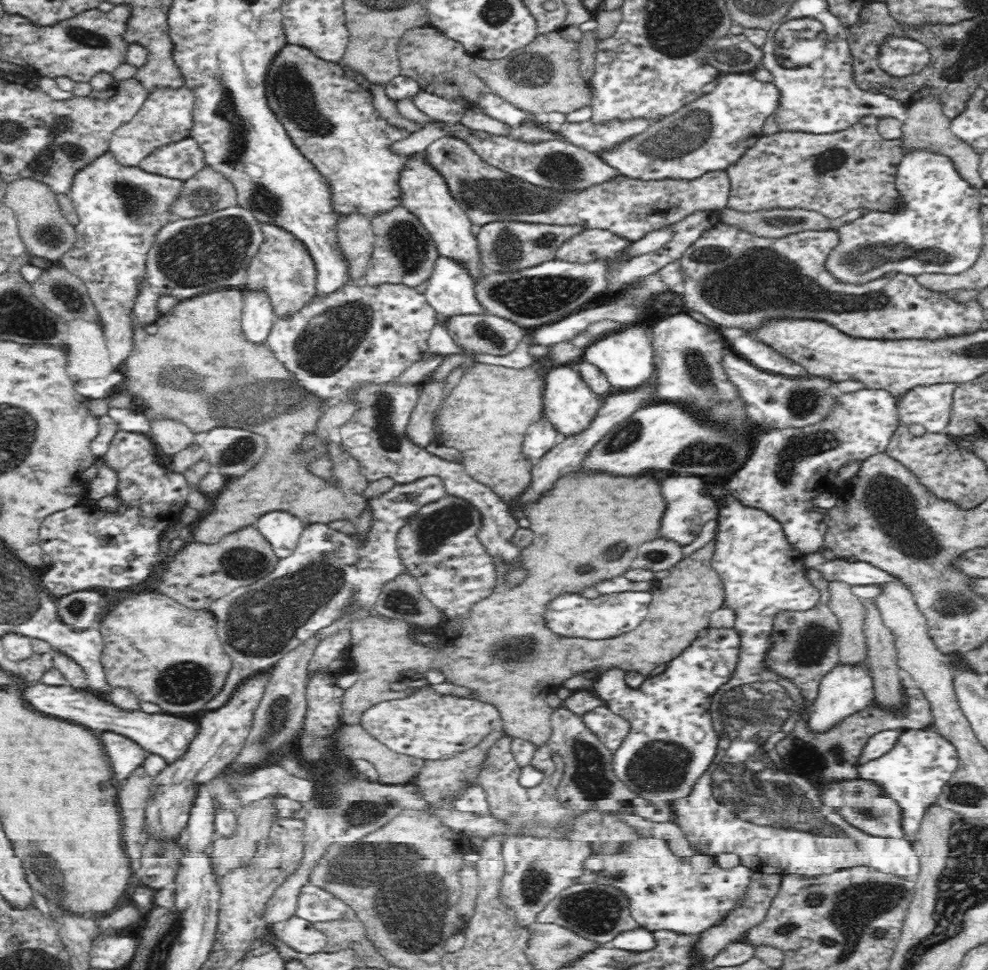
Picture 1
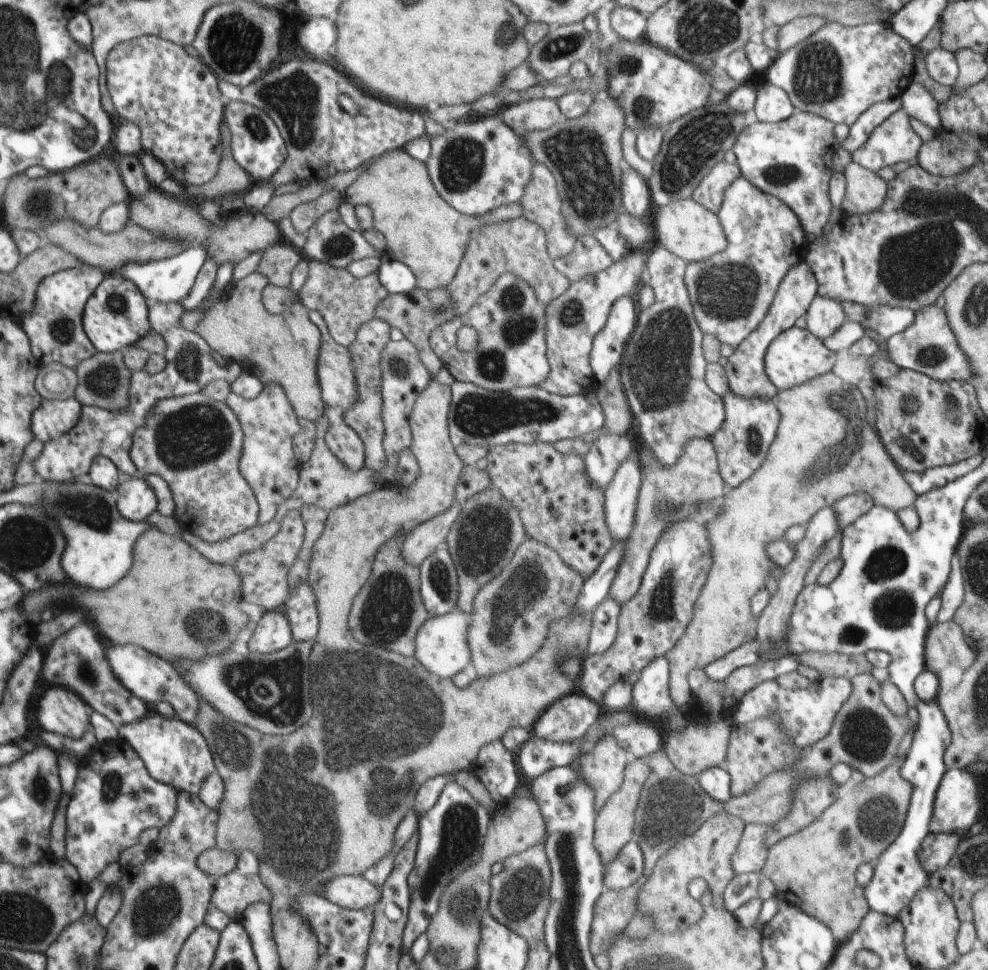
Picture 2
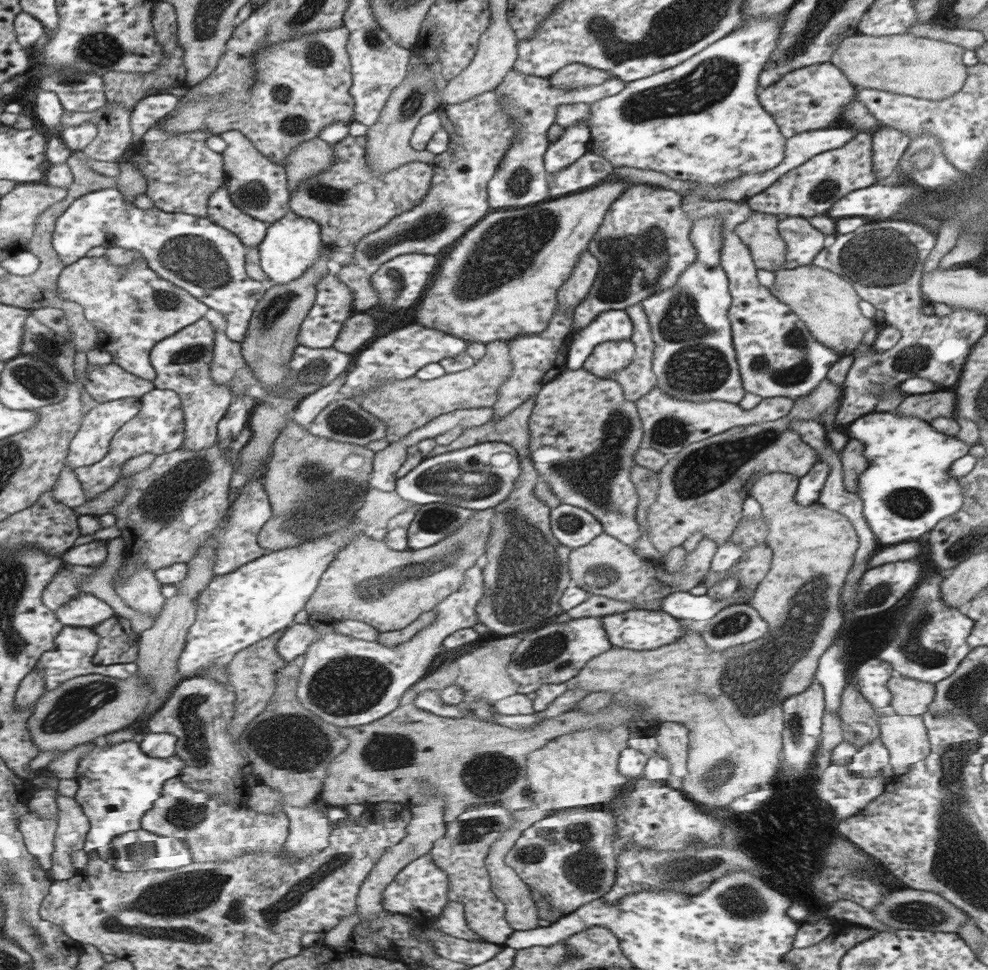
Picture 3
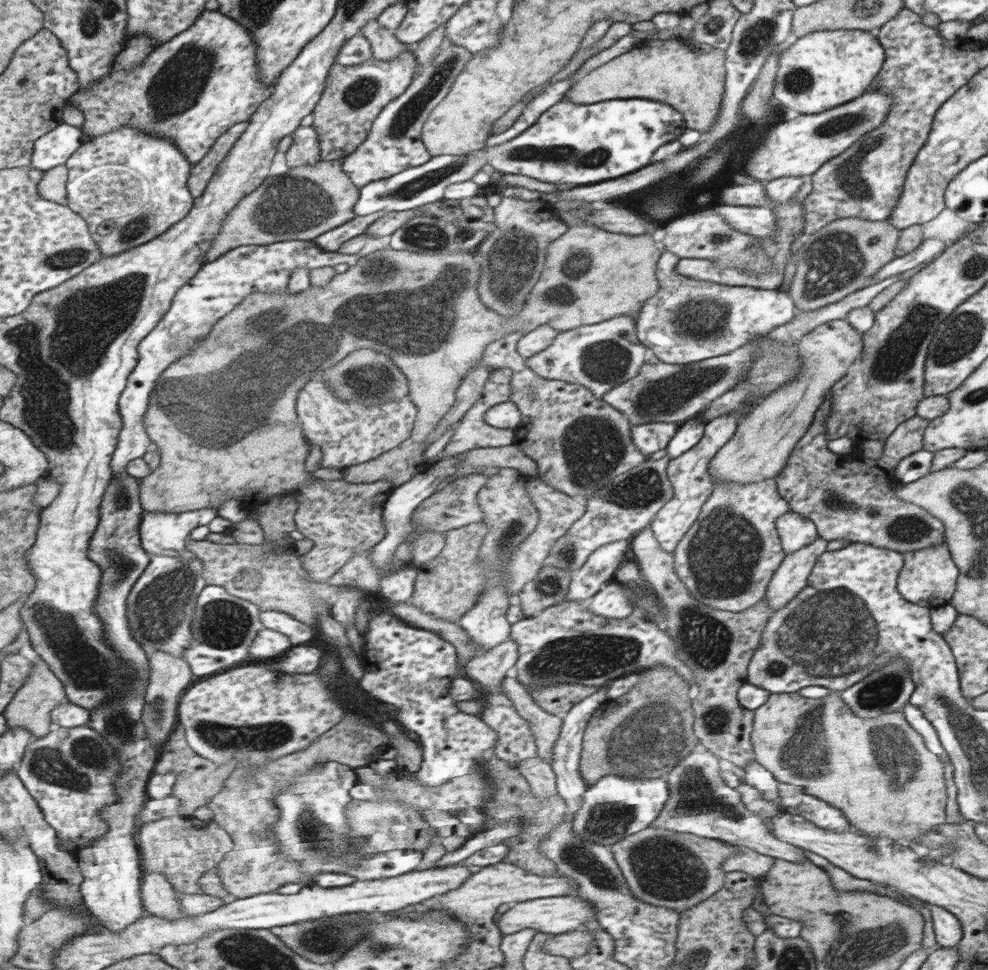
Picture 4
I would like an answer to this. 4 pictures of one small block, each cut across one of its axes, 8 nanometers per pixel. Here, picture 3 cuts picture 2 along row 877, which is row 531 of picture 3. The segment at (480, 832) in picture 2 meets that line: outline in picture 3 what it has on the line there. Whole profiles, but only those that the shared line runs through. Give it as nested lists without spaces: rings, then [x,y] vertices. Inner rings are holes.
[[[431,502],[423,504],[407,530],[407,546],[409,550],[431,548],[433,544],[441,544],[475,516],[475,510],[463,508],[447,502]]]

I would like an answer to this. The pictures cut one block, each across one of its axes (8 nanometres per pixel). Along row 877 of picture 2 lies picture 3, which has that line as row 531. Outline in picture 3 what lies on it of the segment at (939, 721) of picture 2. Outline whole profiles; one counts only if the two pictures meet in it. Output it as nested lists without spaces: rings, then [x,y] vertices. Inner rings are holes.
[[[869,412],[849,424],[849,432],[853,432],[863,446],[867,446],[865,456],[871,458],[871,468],[861,476],[861,490],[857,492],[863,504],[863,518],[867,520],[871,534],[877,544],[895,546],[911,540],[919,540],[921,536],[929,534],[937,524],[955,516],[965,504],[965,488],[961,478],[955,478],[953,466],[969,454],[969,448],[955,440],[945,438],[937,430],[931,430],[929,424],[917,418],[901,418],[893,412]]]

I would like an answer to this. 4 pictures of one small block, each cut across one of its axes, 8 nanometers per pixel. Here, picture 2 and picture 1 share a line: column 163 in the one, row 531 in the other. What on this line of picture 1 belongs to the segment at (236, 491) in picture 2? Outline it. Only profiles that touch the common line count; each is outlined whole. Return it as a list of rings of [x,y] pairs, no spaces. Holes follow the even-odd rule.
[[[446,496],[424,506],[398,534],[398,550],[408,574],[420,584],[422,596],[444,612],[446,620],[466,616],[472,604],[488,596],[494,588],[492,556],[478,540],[480,524],[480,514],[474,506],[456,496]]]

